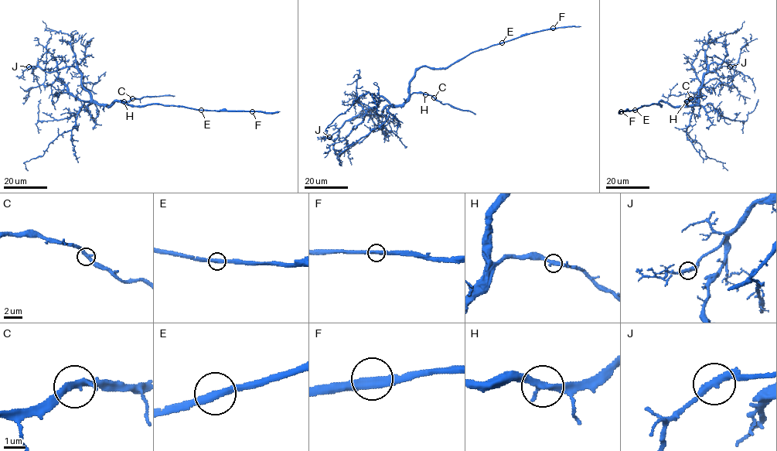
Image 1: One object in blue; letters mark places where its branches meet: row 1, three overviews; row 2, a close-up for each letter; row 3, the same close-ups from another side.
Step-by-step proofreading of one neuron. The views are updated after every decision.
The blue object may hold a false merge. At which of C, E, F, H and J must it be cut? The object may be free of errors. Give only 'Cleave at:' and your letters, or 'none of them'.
Cleave at: none of them

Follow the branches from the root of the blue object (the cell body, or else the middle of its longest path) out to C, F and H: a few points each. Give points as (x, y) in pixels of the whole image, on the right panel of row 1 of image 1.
C: (669, 104), (686, 106), (685, 101), (690, 98)
F: (669, 104), (660, 100), (661, 106), (652, 104), (637, 109), (621, 111)
H: (669, 104), (686, 106), (686, 101)

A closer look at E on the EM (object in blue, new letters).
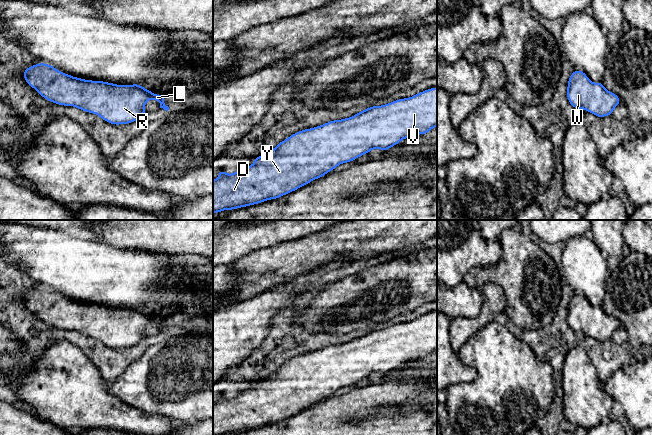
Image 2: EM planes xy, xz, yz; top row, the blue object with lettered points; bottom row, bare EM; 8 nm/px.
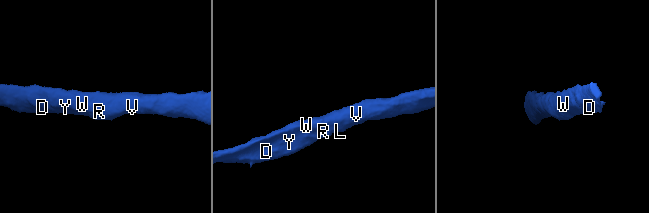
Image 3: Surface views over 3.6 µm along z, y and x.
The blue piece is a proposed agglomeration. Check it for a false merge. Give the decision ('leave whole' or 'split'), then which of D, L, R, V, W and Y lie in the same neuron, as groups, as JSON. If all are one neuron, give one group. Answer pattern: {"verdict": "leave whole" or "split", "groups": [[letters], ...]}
{"verdict": "leave whole", "groups": [["D", "L", "R", "V", "W", "Y"]]}

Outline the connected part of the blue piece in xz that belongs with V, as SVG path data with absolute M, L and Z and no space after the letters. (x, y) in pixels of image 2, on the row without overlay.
M437 311L409 322L369 331L349 342L304 353L278 367L268 377L253 382L253 389L240 392L233 398L217 395L219 401L213 404L213 435L233 434L277 423L372 373L386 376L401 364L426 359L434 351L437 351Z

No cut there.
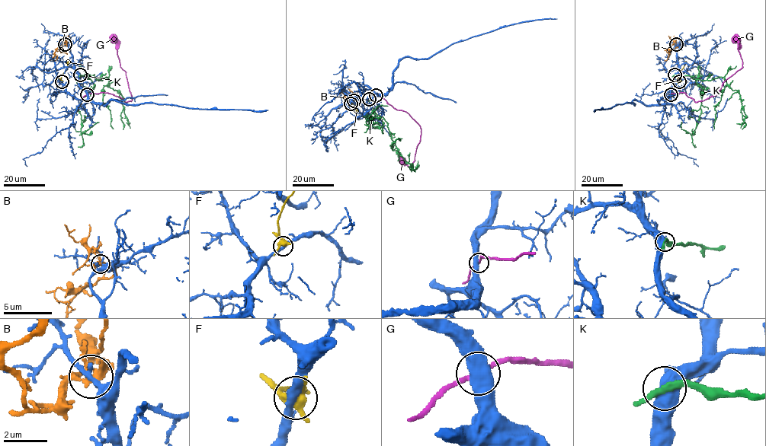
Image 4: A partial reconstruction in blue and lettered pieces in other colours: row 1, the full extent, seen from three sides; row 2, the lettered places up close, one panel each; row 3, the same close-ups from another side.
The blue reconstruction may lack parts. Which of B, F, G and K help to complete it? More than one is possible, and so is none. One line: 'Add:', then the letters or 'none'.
Add: none

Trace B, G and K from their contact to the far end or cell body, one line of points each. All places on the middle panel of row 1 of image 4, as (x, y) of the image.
B: (354, 100), (347, 103), (343, 88)
G: (376, 95), (384, 98), (394, 108), (406, 111), (419, 125), (420, 141), (415, 160), (408, 167), (399, 157)
K: (369, 99), (373, 110), (387, 122), (397, 152), (411, 164), (409, 166), (412, 170), (411, 166)

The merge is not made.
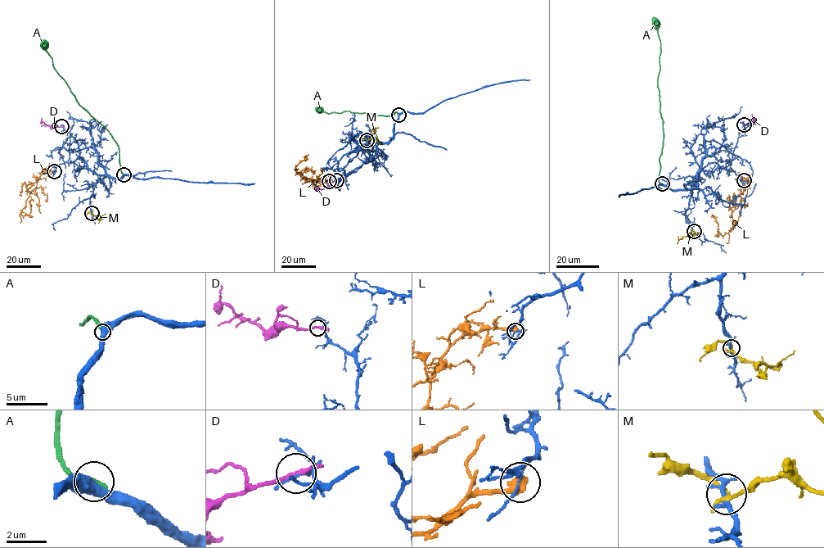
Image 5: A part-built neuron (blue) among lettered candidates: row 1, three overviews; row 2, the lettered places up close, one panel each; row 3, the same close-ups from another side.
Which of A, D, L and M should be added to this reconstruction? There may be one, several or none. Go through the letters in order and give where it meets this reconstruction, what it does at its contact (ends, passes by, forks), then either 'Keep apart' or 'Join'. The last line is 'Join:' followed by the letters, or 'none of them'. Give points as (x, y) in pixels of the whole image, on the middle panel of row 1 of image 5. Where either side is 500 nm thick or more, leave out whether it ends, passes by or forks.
A: Touches blue at (398, 115). Join
D: Touches blue at (336, 180). It passes by. Keep apart
L: Touches blue at (329, 181). Keep apart
M: Touches blue at (366, 140). It forks there. Keep apart
Join: A

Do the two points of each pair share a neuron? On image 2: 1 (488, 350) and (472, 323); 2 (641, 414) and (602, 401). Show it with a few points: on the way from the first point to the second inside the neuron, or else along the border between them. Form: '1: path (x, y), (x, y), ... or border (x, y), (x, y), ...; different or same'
1: border (493, 320), (476, 331), (461, 349); different
2: border (602, 386), (613, 401); different

